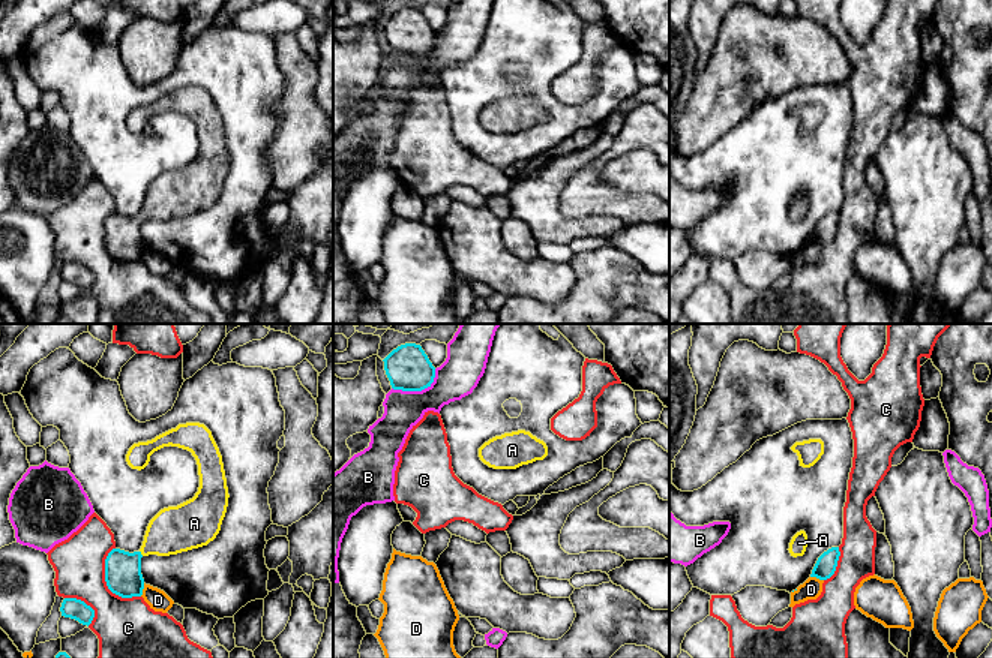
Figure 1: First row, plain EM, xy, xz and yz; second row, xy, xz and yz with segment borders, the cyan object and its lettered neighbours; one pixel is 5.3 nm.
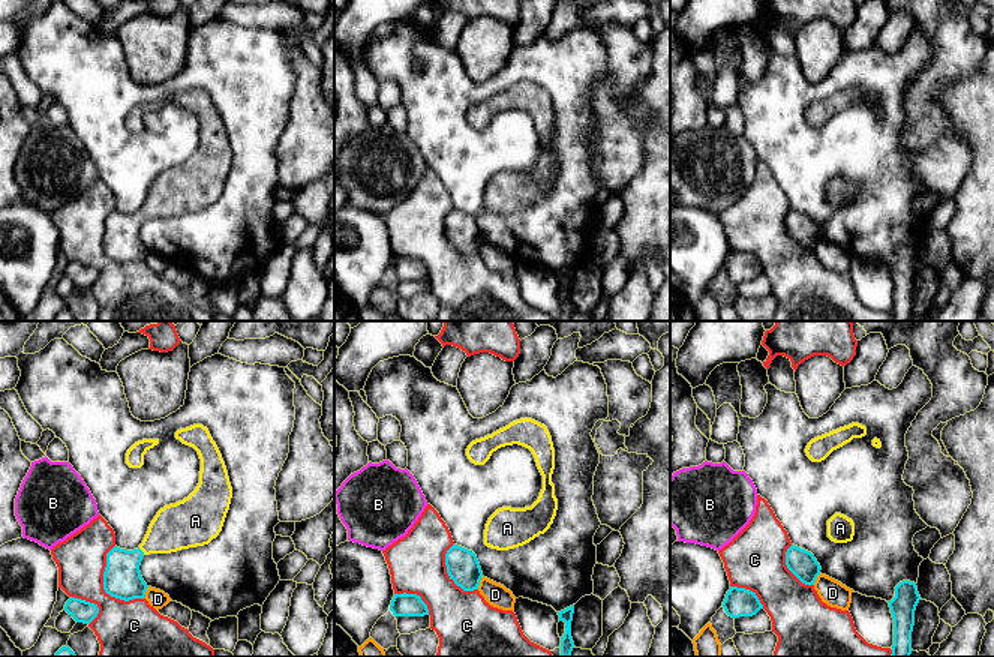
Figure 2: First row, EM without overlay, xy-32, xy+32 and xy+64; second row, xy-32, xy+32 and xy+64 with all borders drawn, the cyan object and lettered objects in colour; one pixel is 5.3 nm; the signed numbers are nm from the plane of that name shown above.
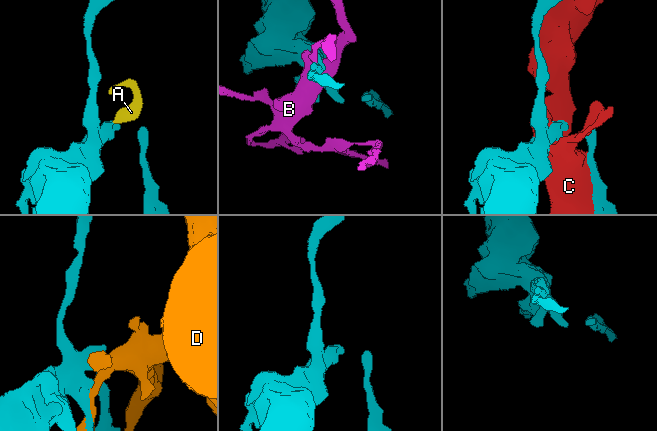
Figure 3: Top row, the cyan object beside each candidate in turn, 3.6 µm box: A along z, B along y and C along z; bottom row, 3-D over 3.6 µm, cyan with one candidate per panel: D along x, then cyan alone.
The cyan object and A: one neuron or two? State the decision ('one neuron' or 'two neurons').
one neuron

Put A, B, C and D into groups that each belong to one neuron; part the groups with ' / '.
A / B / C / D

